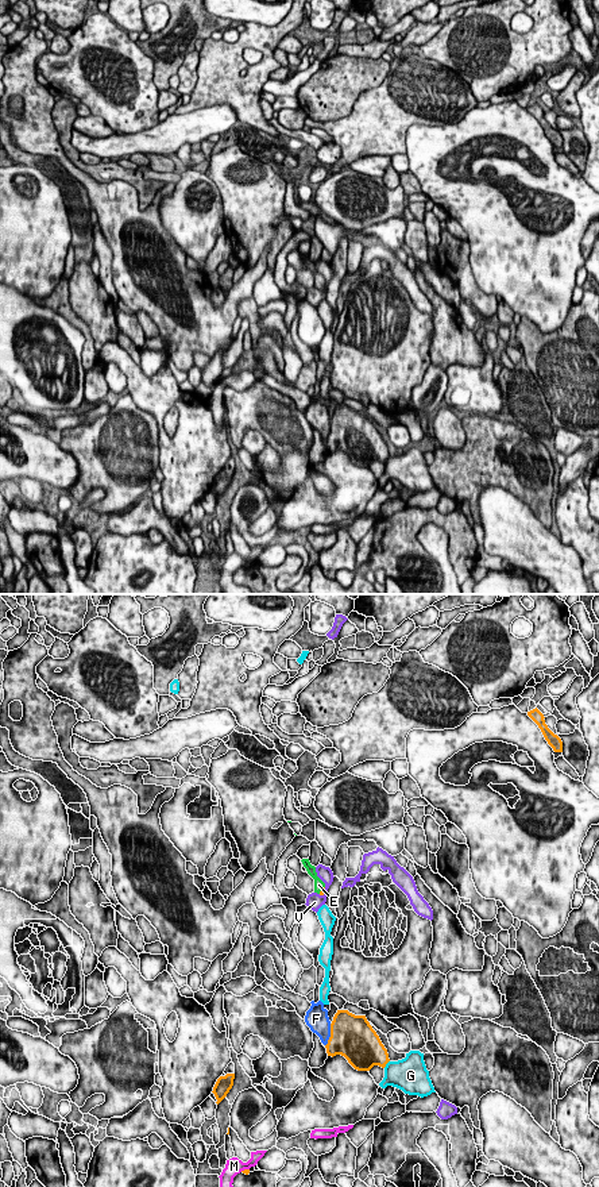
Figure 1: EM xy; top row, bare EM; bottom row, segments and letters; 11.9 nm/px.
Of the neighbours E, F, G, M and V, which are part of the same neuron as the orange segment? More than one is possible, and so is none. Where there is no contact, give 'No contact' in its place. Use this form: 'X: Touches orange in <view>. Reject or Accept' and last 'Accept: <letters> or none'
E: Touches orange in xy. Accept
F: Touches orange in xy. Reject
G: Touches orange in xy. Reject
M: Touches orange in xy. Reject
V: Touches orange in xy. Reject
Accept: E

